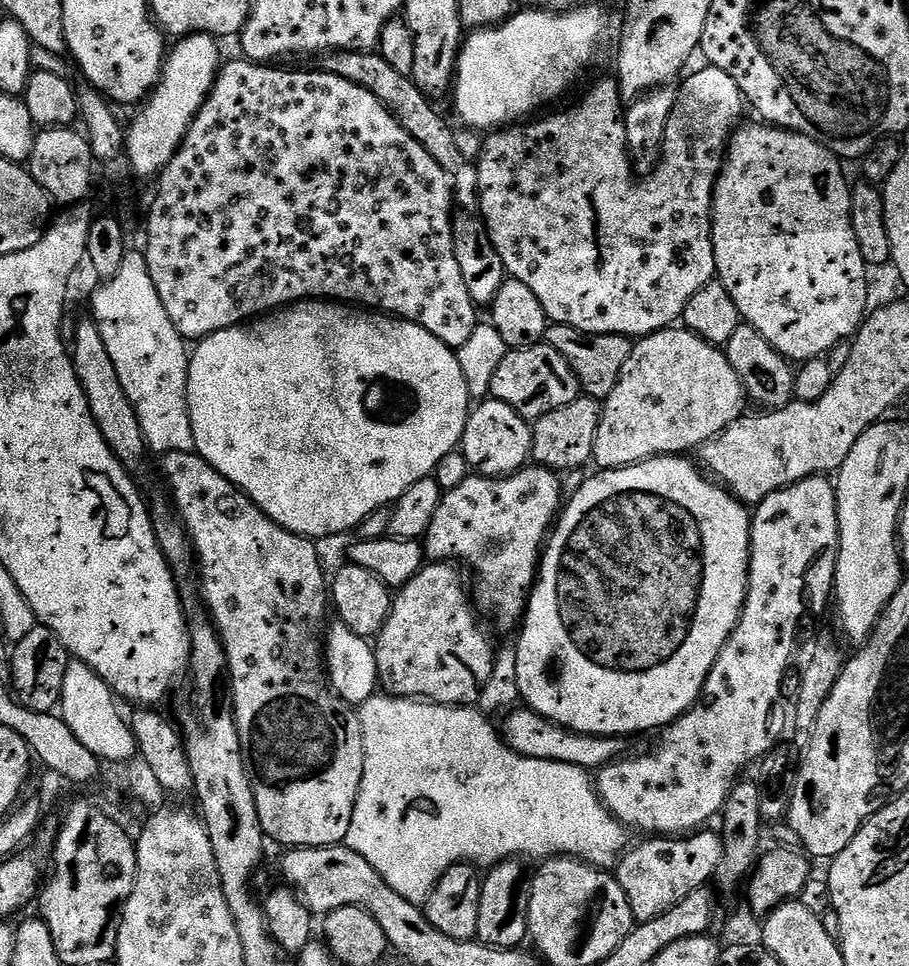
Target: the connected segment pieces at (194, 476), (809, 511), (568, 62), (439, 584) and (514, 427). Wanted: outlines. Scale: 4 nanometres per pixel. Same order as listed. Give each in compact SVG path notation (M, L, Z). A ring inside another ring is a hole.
M165 452L160 464L160 472L164 475L166 483L172 487L172 496L170 495L171 503L174 505L175 515L178 517L181 524L184 525L184 531L188 533L189 540L192 541L192 551L194 553L195 563L198 565L198 576L200 572L200 580L198 579L198 591L202 597L202 603L210 617L210 623L216 627L216 633L220 635L220 641L224 647L226 654L226 662L228 663L228 679L232 689L232 709L236 712L236 725L238 726L238 742L242 746L242 762L246 774L250 778L250 786L254 790L254 806L258 806L258 822L262 826L265 837L269 841L272 840L276 844L285 844L285 849L291 850L293 848L329 848L335 844L343 845L348 839L348 831L350 830L350 818L354 818L354 806L358 798L358 790L362 786L362 770L364 769L364 739L362 738L362 726L360 725L360 718L357 709L353 705L347 704L342 697L337 696L333 692L333 688L329 683L329 678L326 675L325 669L325 645L322 643L322 637L326 632L326 621L324 622L324 615L330 612L330 584L326 579L324 580L324 568L320 565L320 552L315 543L309 540L307 536L299 536L290 530L286 530L282 526L278 526L269 516L260 509L245 492L235 488L232 483L226 478L222 478L222 474L218 474L218 470L214 470L214 466L210 466L210 462L206 462L195 452Z
M827 475L811 476L805 480L799 480L789 486L770 494L761 504L755 505L751 513L752 529L750 530L750 566L748 567L748 593L744 599L744 609L740 611L740 620L736 624L736 629L730 634L726 646L722 646L722 654L718 654L718 662L710 670L706 678L704 688L700 692L700 699L697 700L693 708L683 712L672 724L667 725L659 733L660 741L656 744L652 756L640 756L637 760L621 758L605 764L594 776L594 787L600 800L608 807L609 812L629 830L644 832L640 834L659 834L664 838L676 838L681 834L691 834L703 829L707 820L715 821L723 813L724 803L730 794L732 785L741 779L743 770L747 764L755 765L763 761L764 757L772 751L774 739L768 727L772 724L772 707L776 704L776 699L780 696L780 687L784 684L784 675L788 672L788 663L792 660L792 651L796 648L796 631L800 628L800 619L808 611L820 612L824 607L829 607L830 601L834 596L834 585L836 583L836 559L840 553L840 535L838 534L838 506L836 505L836 486Z
M596 4L589 8L577 6L571 10L523 11L517 11L495 28L473 31L463 41L460 58L456 62L454 87L450 92L450 97L456 103L456 116L463 127L500 130L539 113L543 104L554 103L583 78L584 71L595 62L608 36L608 16Z
M428 562L420 569L410 582L406 582L404 587L393 595L392 609L374 640L375 656L377 658L377 674L379 676L379 687L389 696L406 696L417 700L425 701L429 704L450 704L453 706L472 706L480 699L480 691L486 686L487 679L490 678L492 664L495 662L496 653L494 643L488 637L486 629L480 625L481 617L470 599L470 592L464 589L464 580L460 577L461 569L448 562Z
M485 398L469 411L459 451L463 452L473 473L482 476L512 476L529 463L532 454L532 424L510 410L506 402Z

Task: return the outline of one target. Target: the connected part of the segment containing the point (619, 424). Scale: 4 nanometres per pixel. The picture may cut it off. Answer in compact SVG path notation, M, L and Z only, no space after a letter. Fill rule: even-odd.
M673 326L663 328L661 332L652 332L648 336L637 339L632 346L630 358L626 358L626 366L622 366L622 374L618 374L618 382L614 382L614 390L610 390L608 397L602 401L600 410L600 421L598 422L598 434L594 438L594 450L592 451L592 460L595 467L600 470L609 468L625 468L631 464L637 464L643 460L649 460L655 456L675 456L677 454L688 454L688 451L699 450L707 440L712 440L718 434L726 430L738 417L745 415L746 397L744 387L734 374L734 366L730 366L728 353L723 347L711 344L702 339L698 334L689 332L683 326Z

